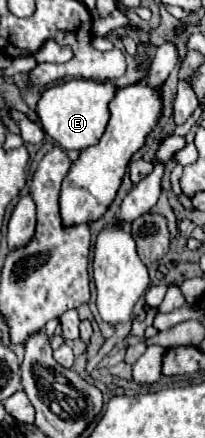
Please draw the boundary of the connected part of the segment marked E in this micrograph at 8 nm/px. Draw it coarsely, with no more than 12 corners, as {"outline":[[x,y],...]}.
{"outline":[[68,79],[38,101],[46,133],[82,151],[104,135],[112,83]]}

